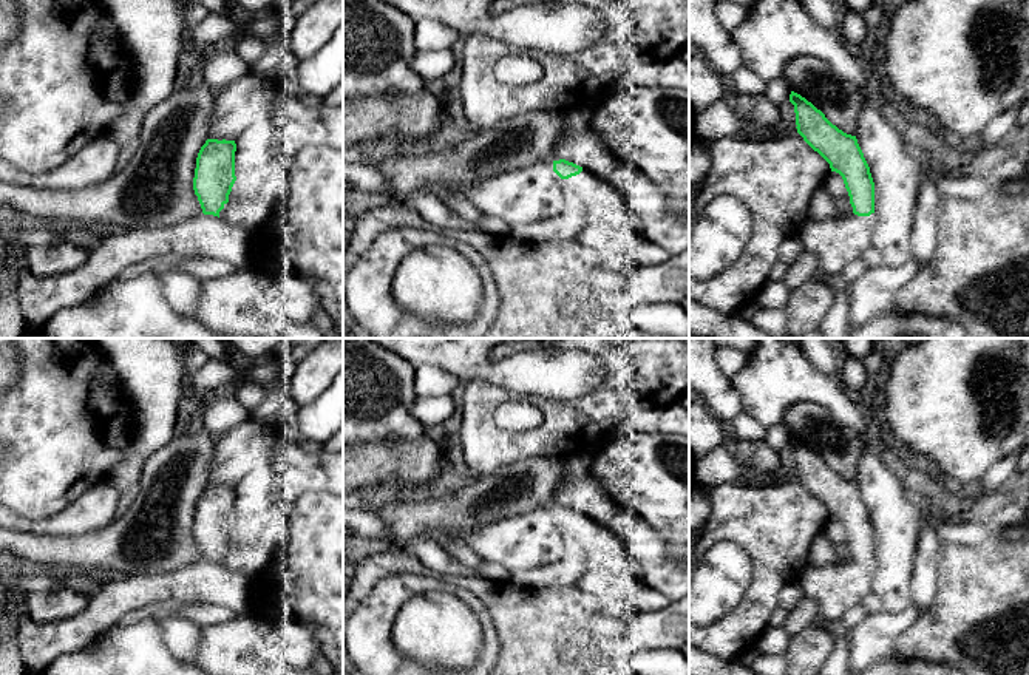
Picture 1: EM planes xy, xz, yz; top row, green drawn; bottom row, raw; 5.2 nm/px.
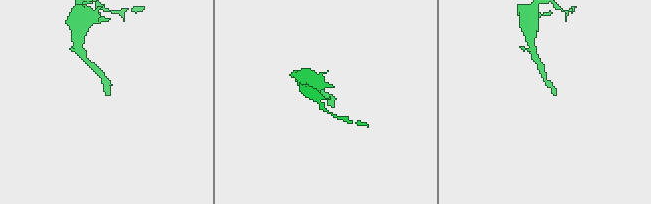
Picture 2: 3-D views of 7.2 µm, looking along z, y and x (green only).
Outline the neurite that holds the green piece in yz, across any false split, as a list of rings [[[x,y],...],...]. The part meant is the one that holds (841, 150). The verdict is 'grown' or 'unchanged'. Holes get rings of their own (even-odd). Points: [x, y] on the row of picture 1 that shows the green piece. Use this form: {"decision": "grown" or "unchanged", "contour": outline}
{"decision": "unchanged", "contour": [[[791,91],[790,102],[794,105],[797,133],[830,164],[831,171],[842,176],[853,213],[874,213],[874,182],[856,136],[839,130],[800,94]]]}

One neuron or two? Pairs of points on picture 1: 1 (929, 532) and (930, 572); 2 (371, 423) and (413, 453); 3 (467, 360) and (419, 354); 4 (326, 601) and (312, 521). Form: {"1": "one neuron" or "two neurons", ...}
{"1": "one neuron", "2": "two neurons", "3": "one neuron", "4": "one neuron"}

